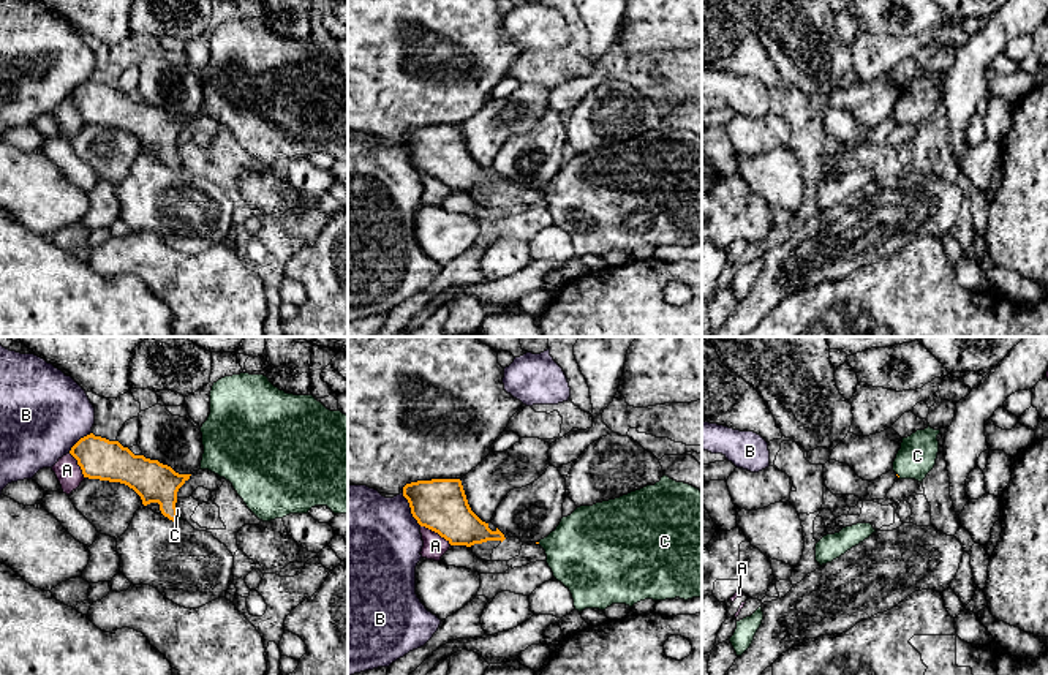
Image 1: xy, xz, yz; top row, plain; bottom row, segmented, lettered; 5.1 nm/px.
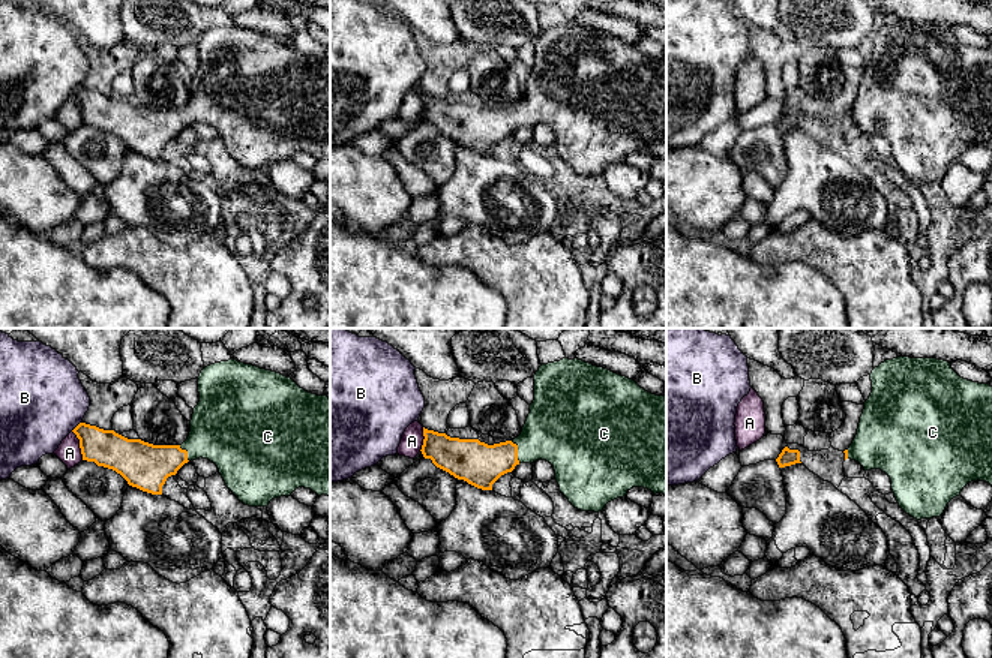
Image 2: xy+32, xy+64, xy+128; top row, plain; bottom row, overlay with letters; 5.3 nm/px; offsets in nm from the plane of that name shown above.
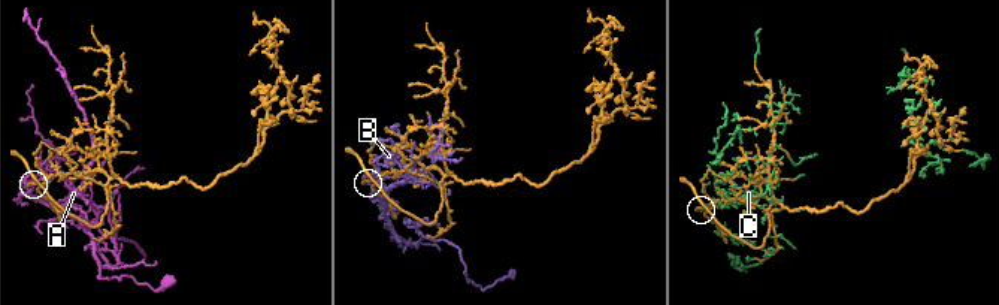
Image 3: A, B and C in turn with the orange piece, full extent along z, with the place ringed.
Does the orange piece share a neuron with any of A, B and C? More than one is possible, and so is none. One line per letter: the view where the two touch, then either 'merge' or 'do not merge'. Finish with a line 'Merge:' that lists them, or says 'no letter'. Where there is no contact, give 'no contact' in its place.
A: xz | do not merge
B: xz | do not merge
C: xy | merge
Merge: C

